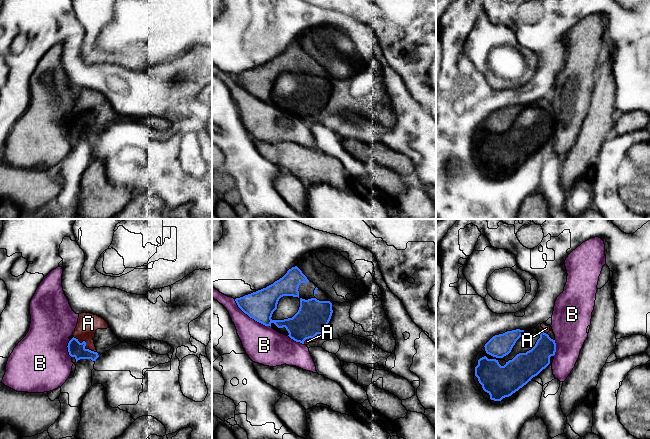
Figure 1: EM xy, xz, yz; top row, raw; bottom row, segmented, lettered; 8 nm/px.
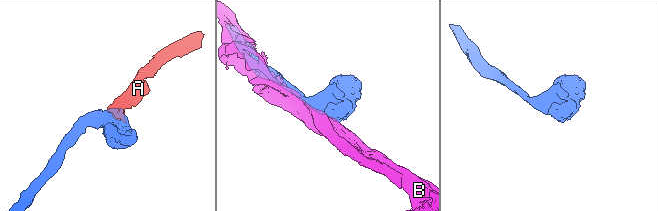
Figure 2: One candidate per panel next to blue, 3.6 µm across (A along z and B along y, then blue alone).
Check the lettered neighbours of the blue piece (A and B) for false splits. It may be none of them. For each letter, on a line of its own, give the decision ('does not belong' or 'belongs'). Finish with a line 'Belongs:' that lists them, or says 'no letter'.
A: belongs
B: does not belong
Belongs: A

